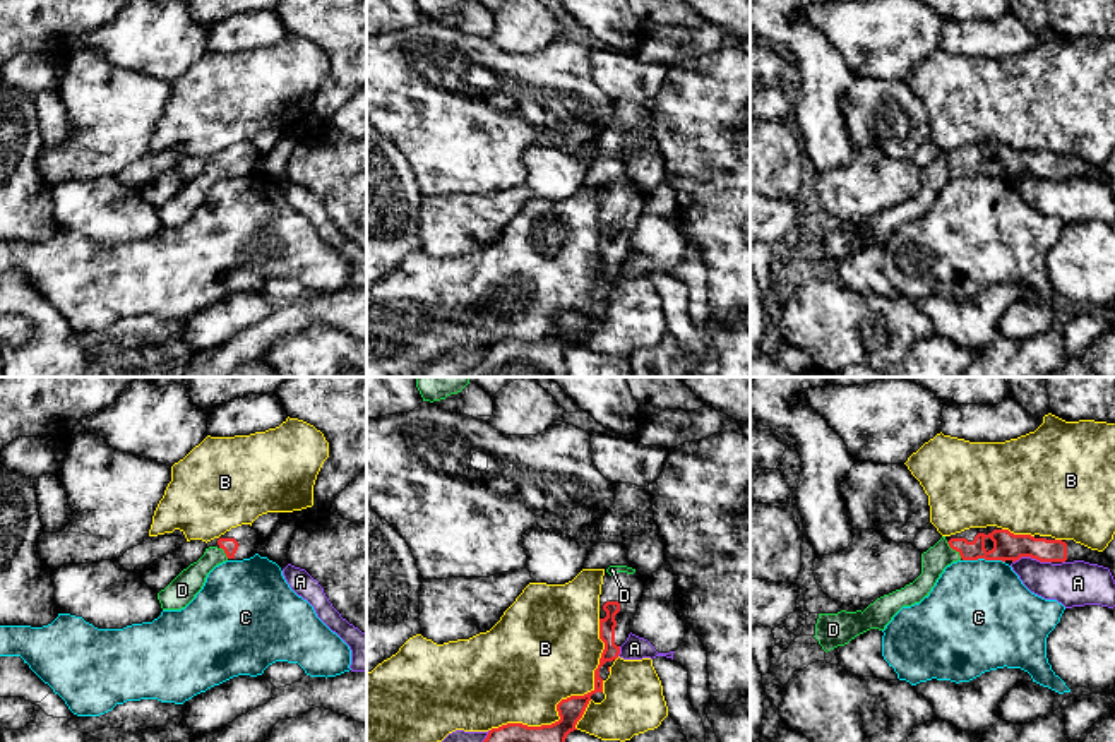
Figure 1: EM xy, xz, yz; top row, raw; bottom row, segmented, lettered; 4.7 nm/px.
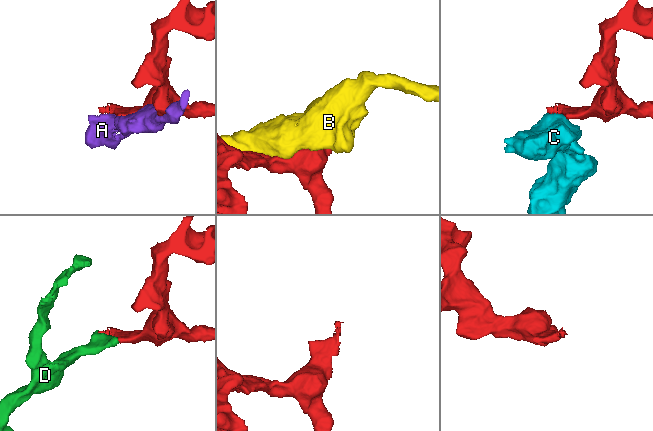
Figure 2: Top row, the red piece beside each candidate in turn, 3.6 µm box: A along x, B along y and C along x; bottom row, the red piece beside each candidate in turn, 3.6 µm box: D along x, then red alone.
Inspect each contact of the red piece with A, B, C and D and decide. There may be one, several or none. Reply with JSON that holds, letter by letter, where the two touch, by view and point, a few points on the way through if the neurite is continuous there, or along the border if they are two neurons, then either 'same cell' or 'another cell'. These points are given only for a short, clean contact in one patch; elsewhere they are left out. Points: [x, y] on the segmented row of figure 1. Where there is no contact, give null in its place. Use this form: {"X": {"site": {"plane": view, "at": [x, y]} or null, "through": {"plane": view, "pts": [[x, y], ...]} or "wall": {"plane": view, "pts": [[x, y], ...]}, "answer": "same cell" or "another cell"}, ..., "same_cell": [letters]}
{"A": {"site": {"plane": "yz", "at": [1031, 557]}, "answer": "another cell"}, "B": {"site": {"plane": "xz", "at": [567, 698]}, "answer": "another cell"}, "C": {"site": {"plane": "yz", "at": [983, 557]}, "answer": "another cell"}, "D": {"site": {"plane": "yz", "at": [954, 549]}, "answer": "same cell"}, "same_cell": ["D"]}

